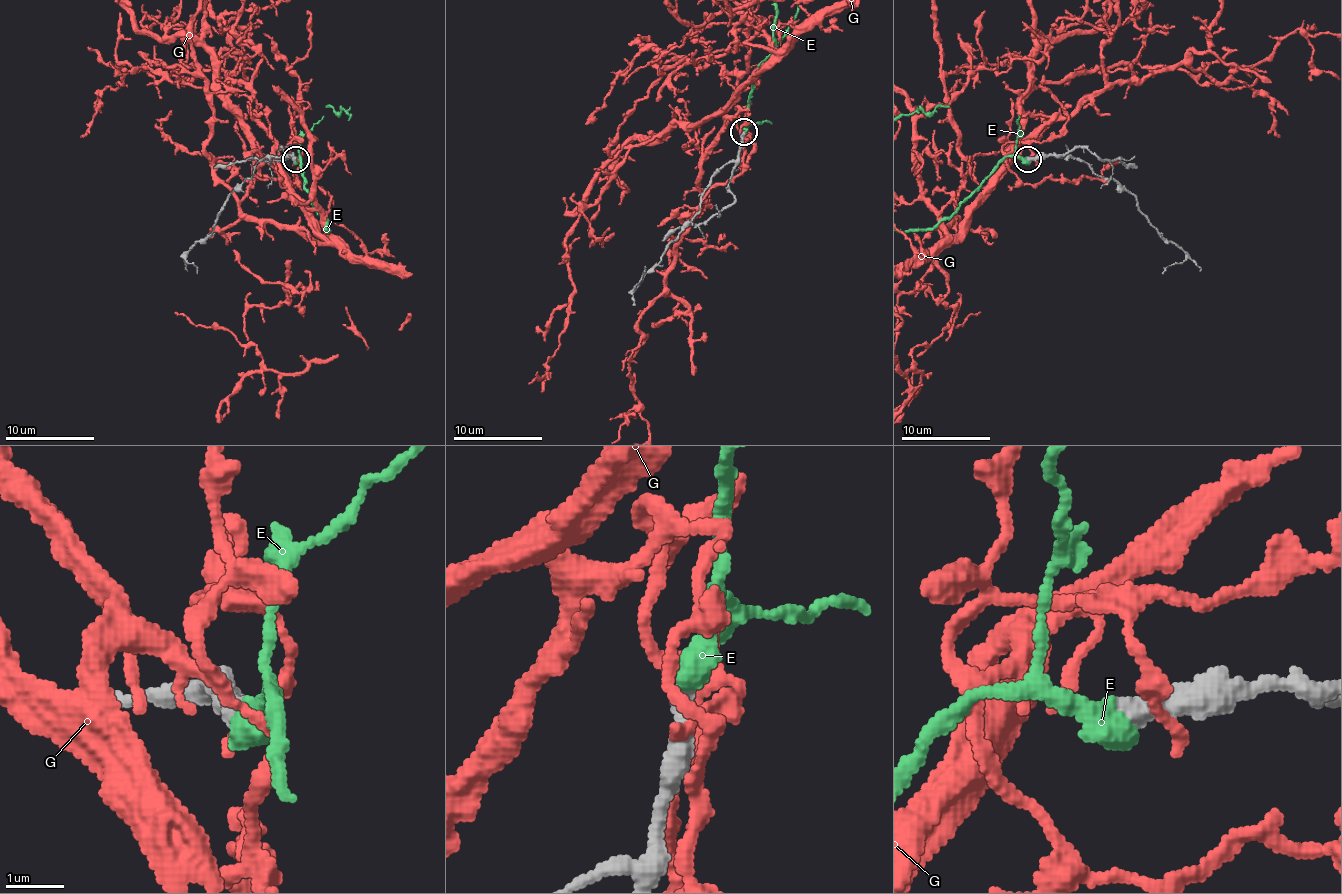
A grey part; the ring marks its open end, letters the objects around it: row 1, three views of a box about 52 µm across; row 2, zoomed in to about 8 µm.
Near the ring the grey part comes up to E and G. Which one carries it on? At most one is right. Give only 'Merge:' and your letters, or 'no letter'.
Merge: E

